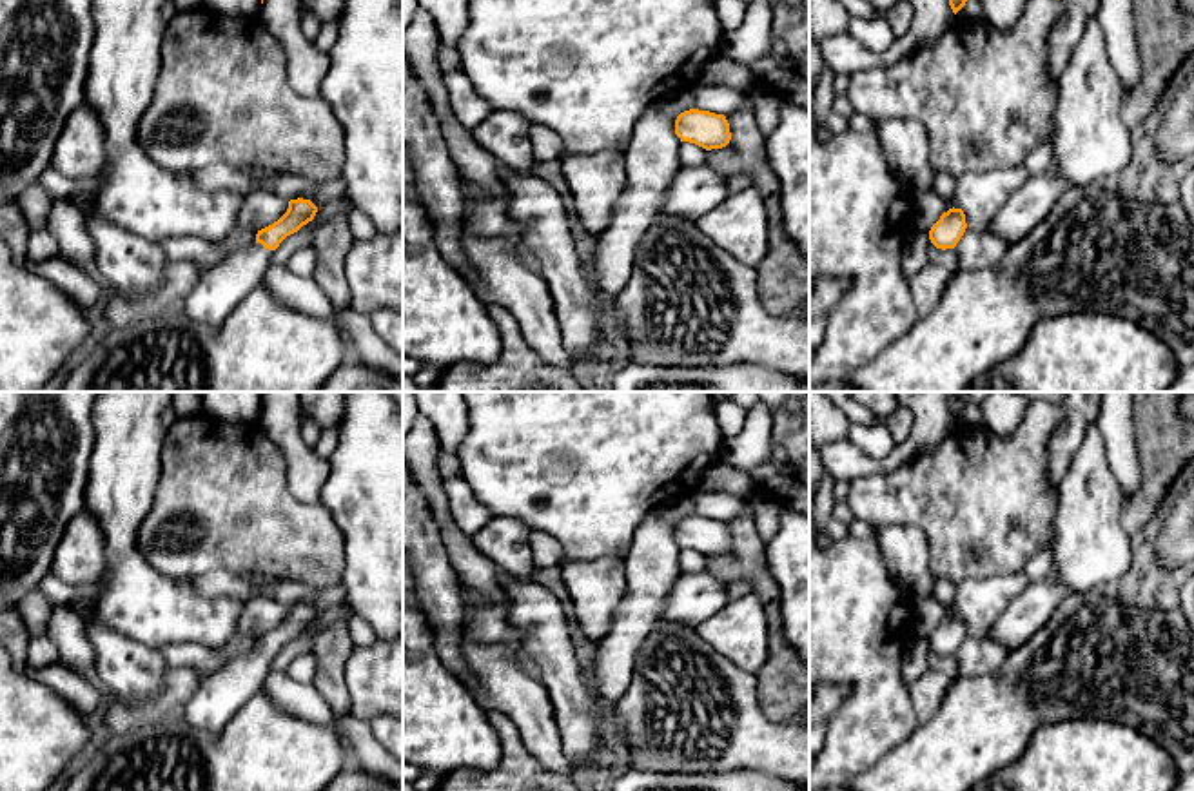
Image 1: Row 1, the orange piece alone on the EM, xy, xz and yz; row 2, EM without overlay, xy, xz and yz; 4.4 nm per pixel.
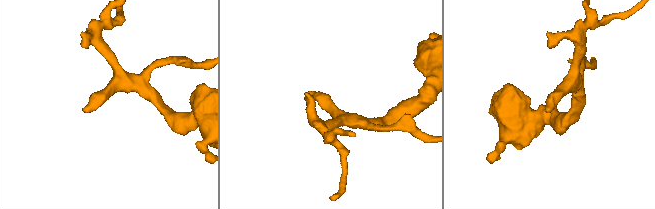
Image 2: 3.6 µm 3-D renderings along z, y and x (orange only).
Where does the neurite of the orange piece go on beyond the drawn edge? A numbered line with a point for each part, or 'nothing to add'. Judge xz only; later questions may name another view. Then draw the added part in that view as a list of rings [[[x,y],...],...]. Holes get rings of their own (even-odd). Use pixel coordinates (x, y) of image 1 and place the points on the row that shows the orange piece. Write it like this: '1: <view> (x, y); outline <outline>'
nothing to add

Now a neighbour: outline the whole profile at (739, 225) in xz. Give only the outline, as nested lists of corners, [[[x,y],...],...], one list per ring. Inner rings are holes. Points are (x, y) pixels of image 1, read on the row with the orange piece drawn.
[[[755,187],[729,194],[697,227],[735,259],[758,267],[769,250],[768,209]]]

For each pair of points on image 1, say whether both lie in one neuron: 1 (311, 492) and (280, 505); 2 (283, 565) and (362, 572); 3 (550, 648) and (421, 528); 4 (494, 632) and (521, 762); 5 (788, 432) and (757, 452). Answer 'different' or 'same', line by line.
1: different
2: different
3: same
4: different
5: different

